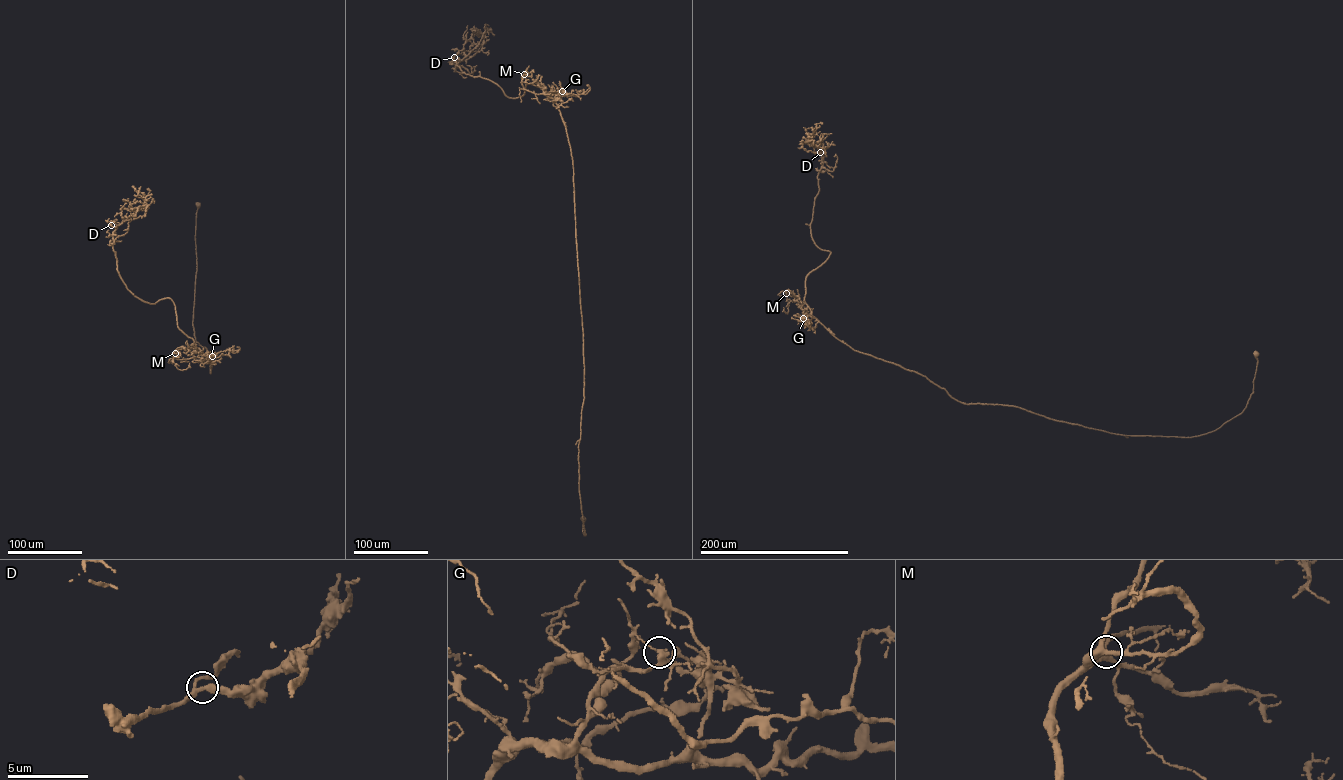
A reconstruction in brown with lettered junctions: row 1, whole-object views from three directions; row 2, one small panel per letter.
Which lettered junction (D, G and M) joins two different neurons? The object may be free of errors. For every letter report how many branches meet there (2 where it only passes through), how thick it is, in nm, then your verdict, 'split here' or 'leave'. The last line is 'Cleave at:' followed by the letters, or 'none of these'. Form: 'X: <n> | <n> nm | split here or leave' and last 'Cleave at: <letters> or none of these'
D: 3 | 300 nm | leave
G: 3 | 300 nm | split here
M: 3 | 300 nm | leave
Cleave at: G

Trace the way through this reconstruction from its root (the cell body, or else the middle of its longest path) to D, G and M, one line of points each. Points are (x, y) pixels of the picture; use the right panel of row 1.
D: (1256, 354), (1243, 411), (1190, 437), (957, 401), (812, 315), (805, 279), (831, 253), (811, 234), (820, 152)
G: (1256, 354), (1246, 407), (1216, 430), (1125, 435), (1014, 406), (963, 404), (803, 318)
M: (1256, 354), (1246, 407), (1216, 430), (1116, 434), (960, 402), (925, 376), (854, 350), (786, 293)

